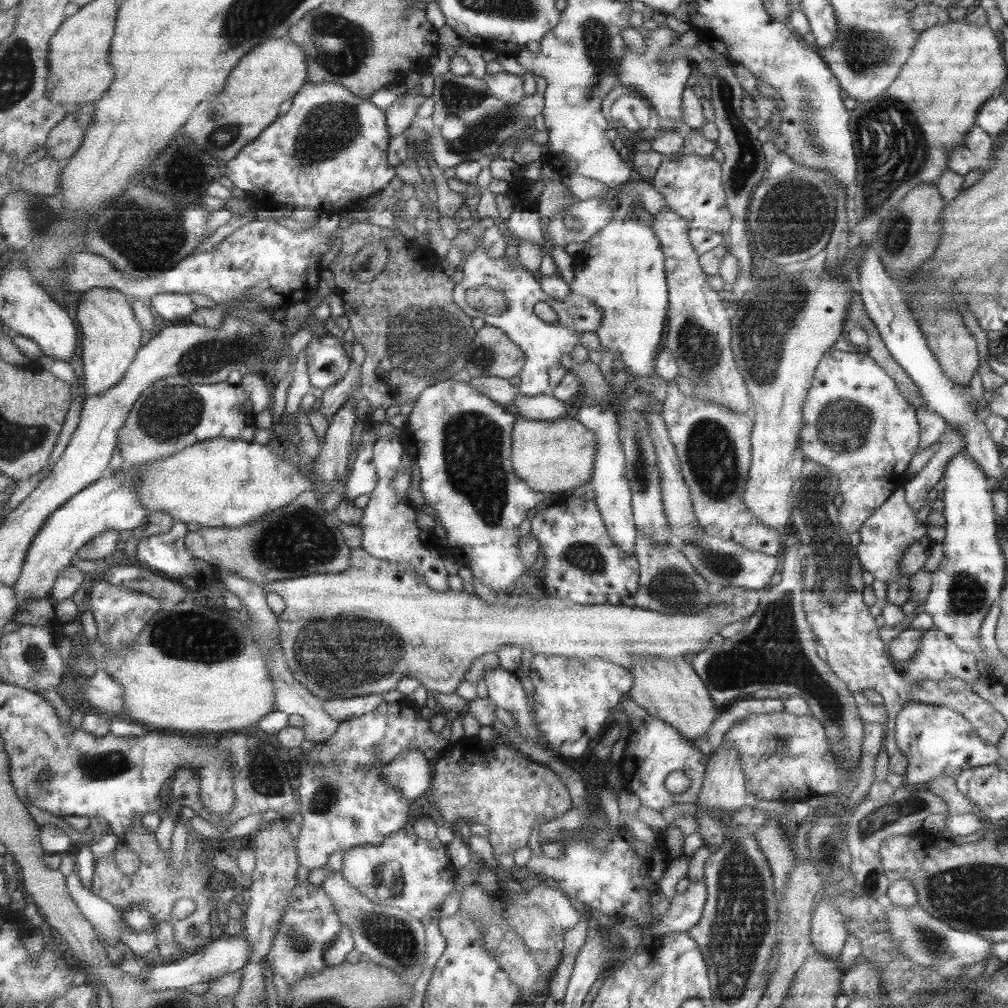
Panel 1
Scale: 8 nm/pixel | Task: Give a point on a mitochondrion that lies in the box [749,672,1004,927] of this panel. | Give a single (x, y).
(889, 814)

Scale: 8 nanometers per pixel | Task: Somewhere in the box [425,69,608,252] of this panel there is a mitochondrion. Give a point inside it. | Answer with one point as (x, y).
(459, 102)

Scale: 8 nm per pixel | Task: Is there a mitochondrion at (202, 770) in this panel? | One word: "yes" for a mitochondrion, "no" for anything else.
no

